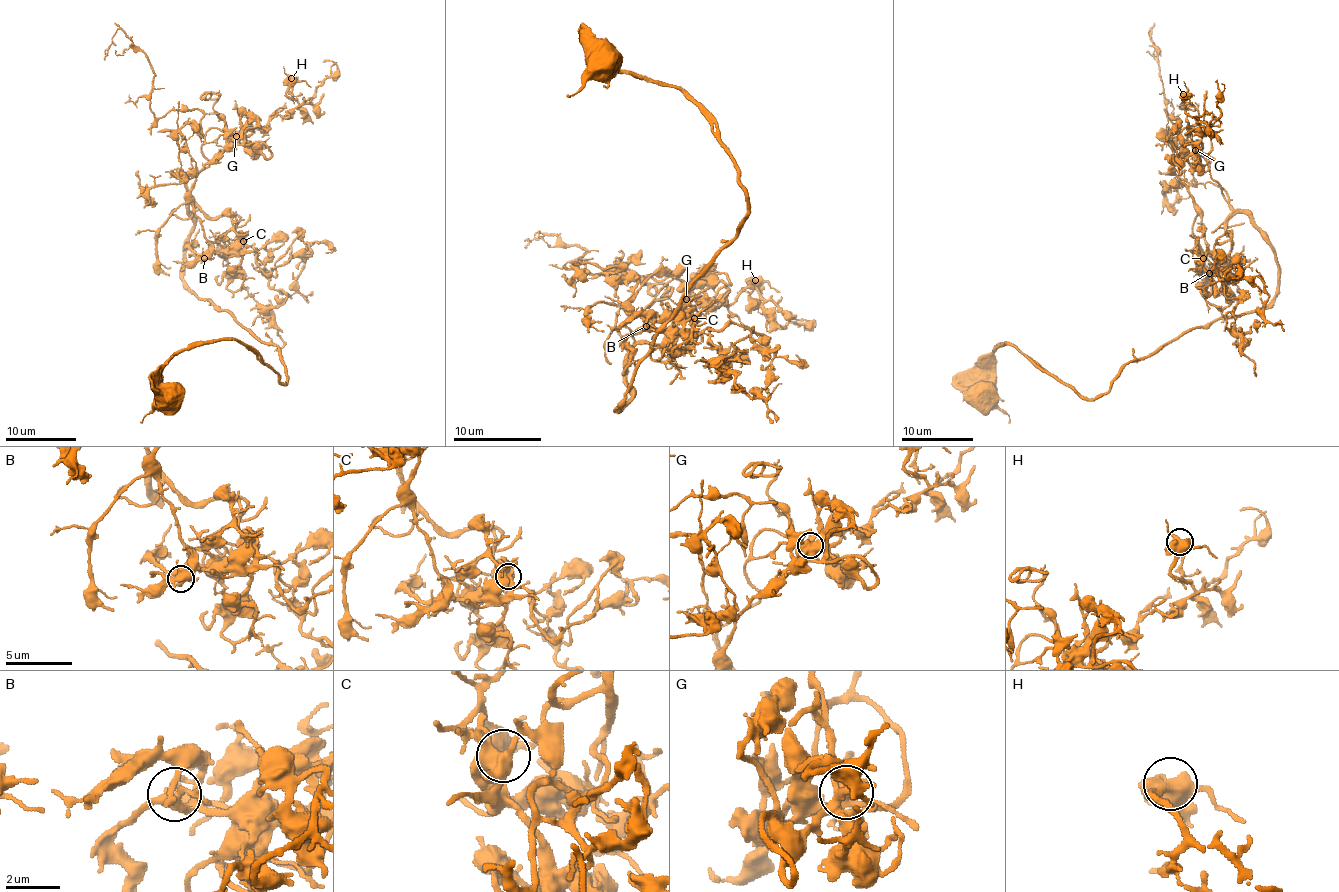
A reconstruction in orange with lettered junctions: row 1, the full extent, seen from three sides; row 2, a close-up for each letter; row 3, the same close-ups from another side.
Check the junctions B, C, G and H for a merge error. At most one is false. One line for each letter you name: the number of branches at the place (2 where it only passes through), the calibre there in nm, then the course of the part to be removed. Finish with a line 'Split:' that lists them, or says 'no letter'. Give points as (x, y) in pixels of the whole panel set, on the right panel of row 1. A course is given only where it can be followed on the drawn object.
G: 5 | 400 nm | (1196, 149), (1190, 132), (1183, 130), (1174, 174), (1202, 222), (1207, 251), (1221, 278), (1241, 291)
Split: G

